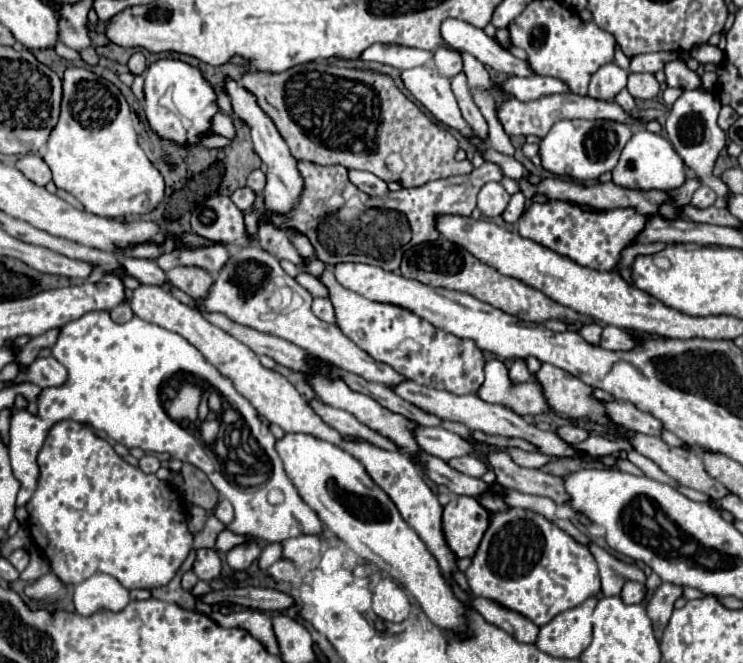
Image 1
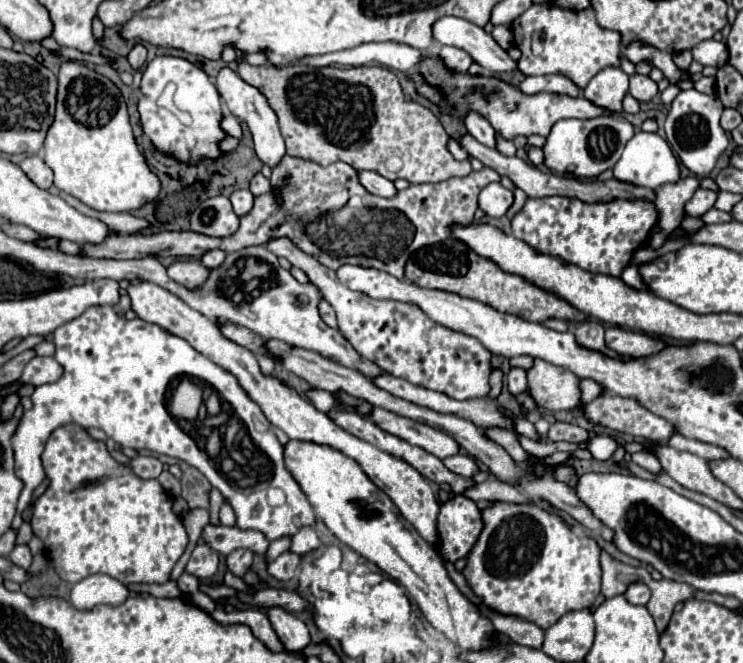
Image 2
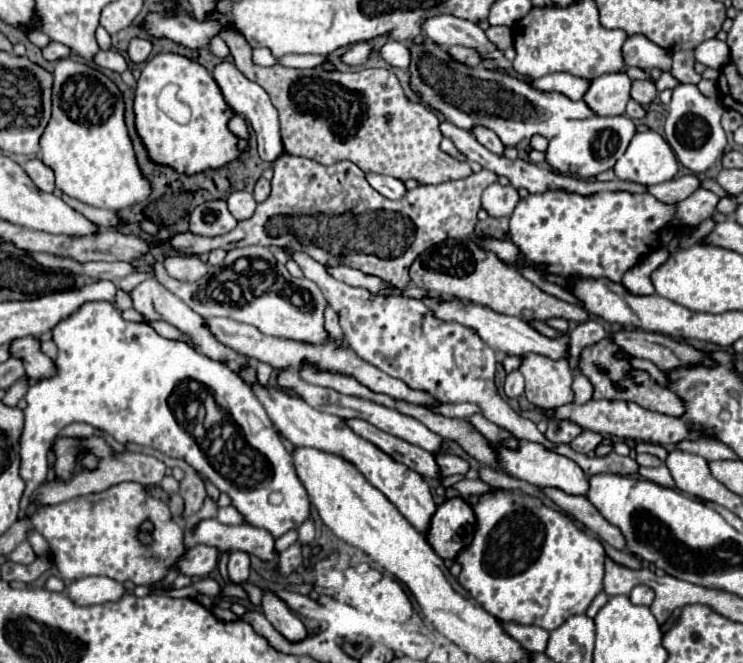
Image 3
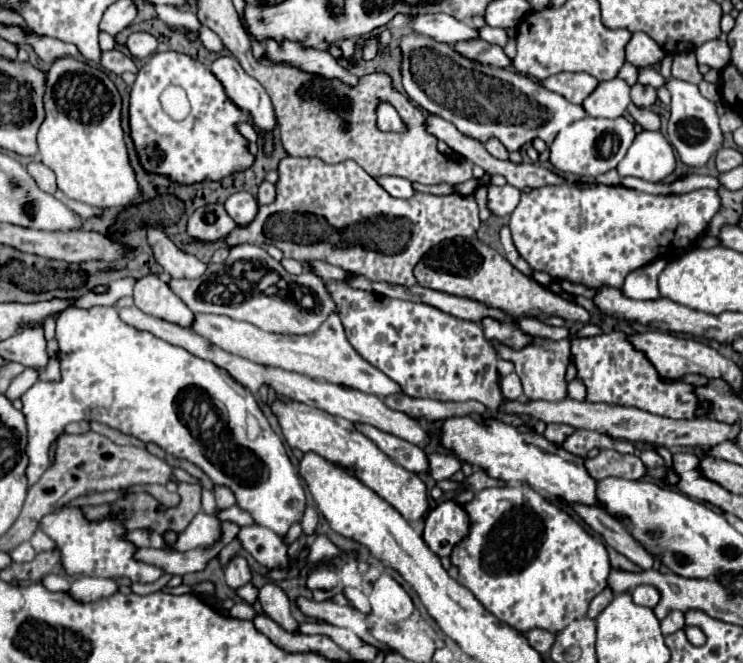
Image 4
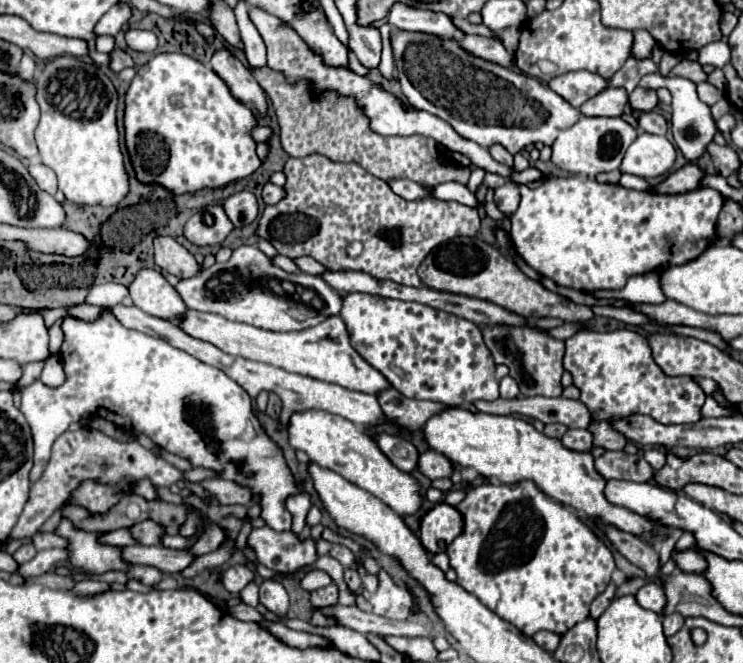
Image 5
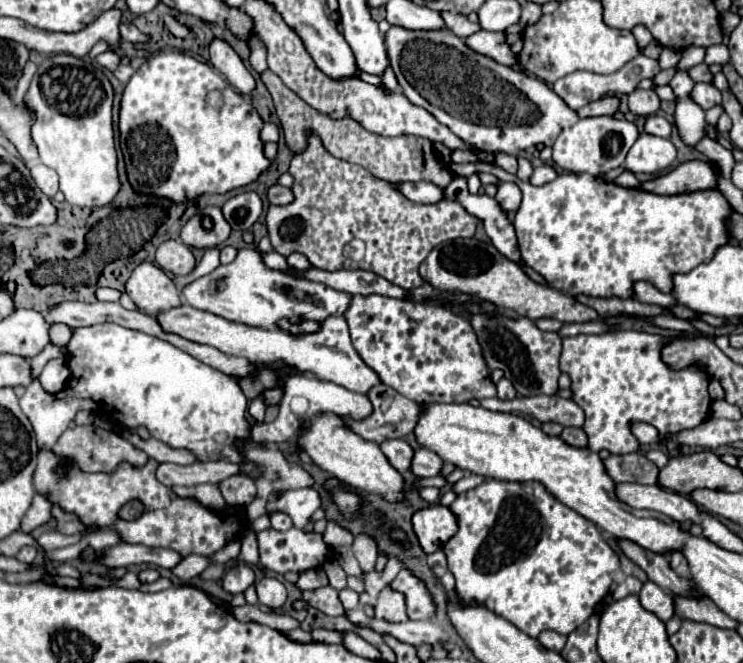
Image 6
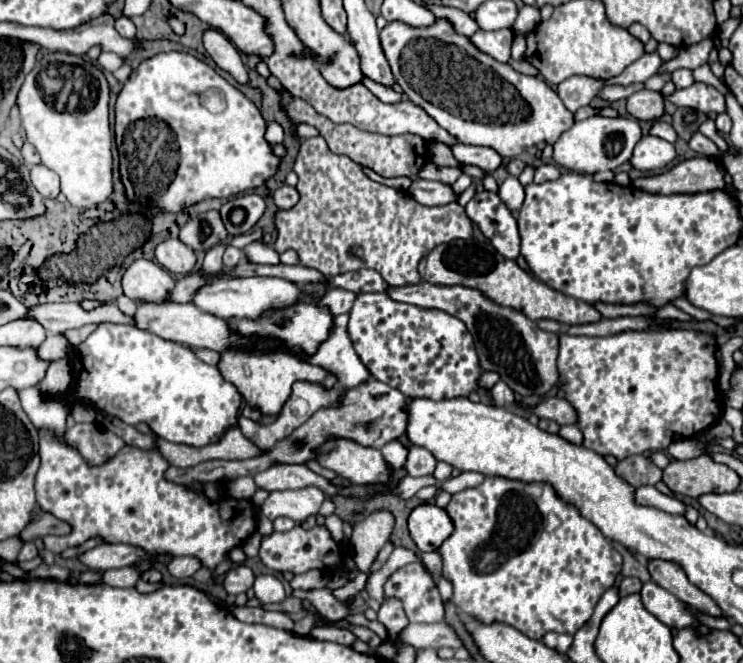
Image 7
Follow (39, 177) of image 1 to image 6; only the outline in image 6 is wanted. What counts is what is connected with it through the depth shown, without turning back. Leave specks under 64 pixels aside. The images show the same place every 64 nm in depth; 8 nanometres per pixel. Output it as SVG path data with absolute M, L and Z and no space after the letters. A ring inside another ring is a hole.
M44 164L32 166L32 168L30 168L30 174L32 174L36 186L38 186L46 196L54 198L54 194L58 192L58 174L56 174L52 168L44 166Z

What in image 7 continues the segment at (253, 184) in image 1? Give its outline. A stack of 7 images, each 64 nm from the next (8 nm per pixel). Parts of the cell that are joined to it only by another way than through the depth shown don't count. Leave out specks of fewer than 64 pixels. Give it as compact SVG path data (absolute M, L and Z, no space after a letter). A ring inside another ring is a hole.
M282 186L274 192L274 202L280 210L290 210L296 206L296 202L300 200L300 194L294 186Z

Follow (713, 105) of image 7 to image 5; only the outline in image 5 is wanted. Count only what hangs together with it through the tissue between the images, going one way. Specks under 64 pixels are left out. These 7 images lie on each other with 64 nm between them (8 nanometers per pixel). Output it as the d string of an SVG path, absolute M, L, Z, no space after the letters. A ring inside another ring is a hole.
M700 82L700 84L698 84L698 98L700 98L702 102L706 102L708 106L712 106L712 104L716 104L716 102L722 100L724 94L710 84L710 82Z

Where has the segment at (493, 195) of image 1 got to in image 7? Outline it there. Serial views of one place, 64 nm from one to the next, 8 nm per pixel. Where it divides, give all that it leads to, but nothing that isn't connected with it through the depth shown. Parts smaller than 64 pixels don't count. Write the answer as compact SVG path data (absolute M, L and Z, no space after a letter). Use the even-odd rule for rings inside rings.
M508 176L508 178L504 180L504 184L500 186L500 190L498 190L498 196L502 198L502 202L504 202L512 212L516 212L516 210L520 210L522 204L524 204L524 186L518 182L516 176Z

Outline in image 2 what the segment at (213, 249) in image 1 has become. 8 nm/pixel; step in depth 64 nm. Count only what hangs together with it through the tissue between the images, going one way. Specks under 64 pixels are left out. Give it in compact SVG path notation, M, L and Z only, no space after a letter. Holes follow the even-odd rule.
M210 250L210 252L206 252L204 256L202 256L202 264L206 266L206 268L216 268L216 266L220 266L222 262L224 262L224 258L226 258L226 254L222 252L222 250Z

